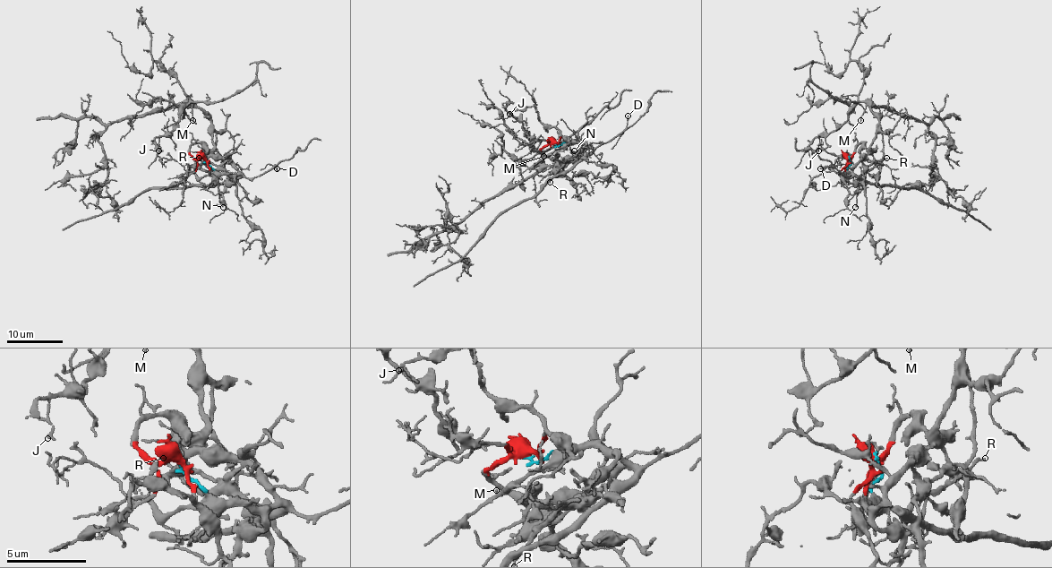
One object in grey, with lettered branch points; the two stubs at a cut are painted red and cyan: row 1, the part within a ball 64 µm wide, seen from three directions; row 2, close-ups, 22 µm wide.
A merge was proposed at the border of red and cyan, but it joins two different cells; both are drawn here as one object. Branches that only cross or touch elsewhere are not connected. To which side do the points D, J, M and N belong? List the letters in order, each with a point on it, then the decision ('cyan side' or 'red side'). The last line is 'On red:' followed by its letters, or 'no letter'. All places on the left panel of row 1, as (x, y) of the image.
D: place (277, 168); cyan side
J: place (158, 150); red side
M: place (192, 120); red side
N: place (223, 207); cyan side
On red: J, M

